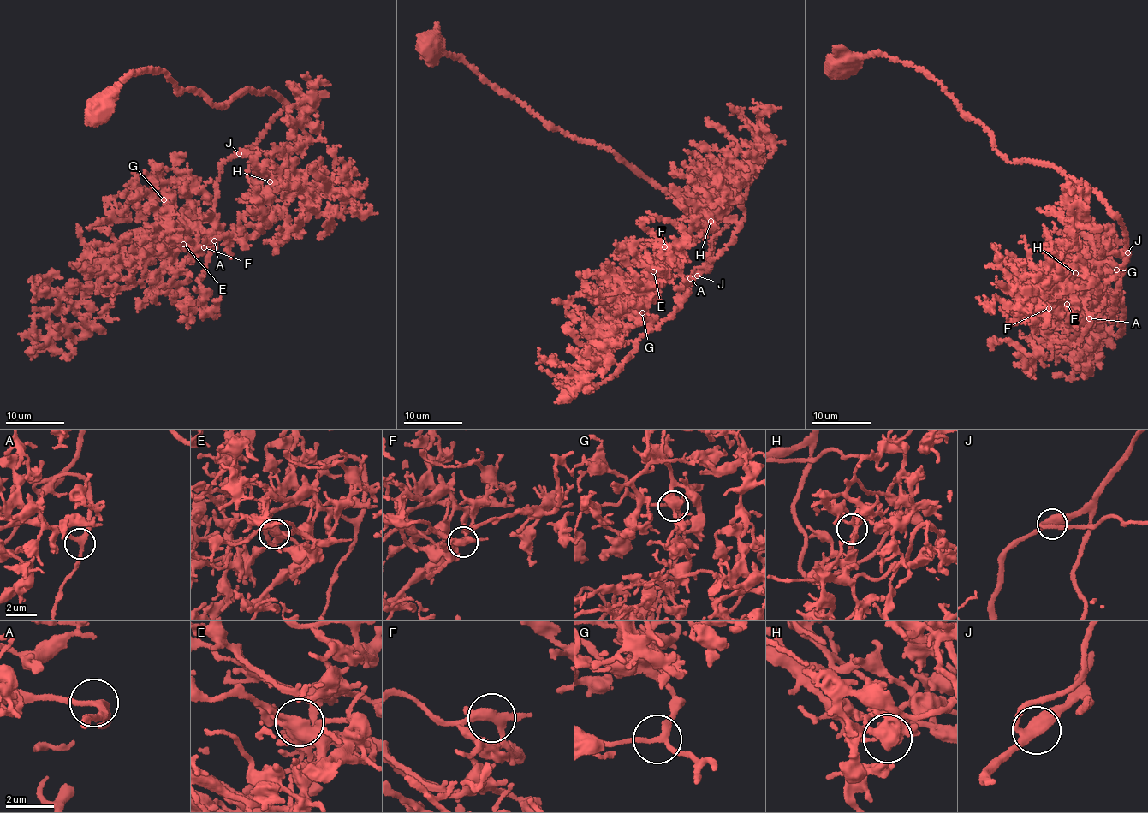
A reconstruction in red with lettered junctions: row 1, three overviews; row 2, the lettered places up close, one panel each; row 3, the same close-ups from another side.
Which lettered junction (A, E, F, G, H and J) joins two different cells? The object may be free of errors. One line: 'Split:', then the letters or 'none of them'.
Split: none of them

